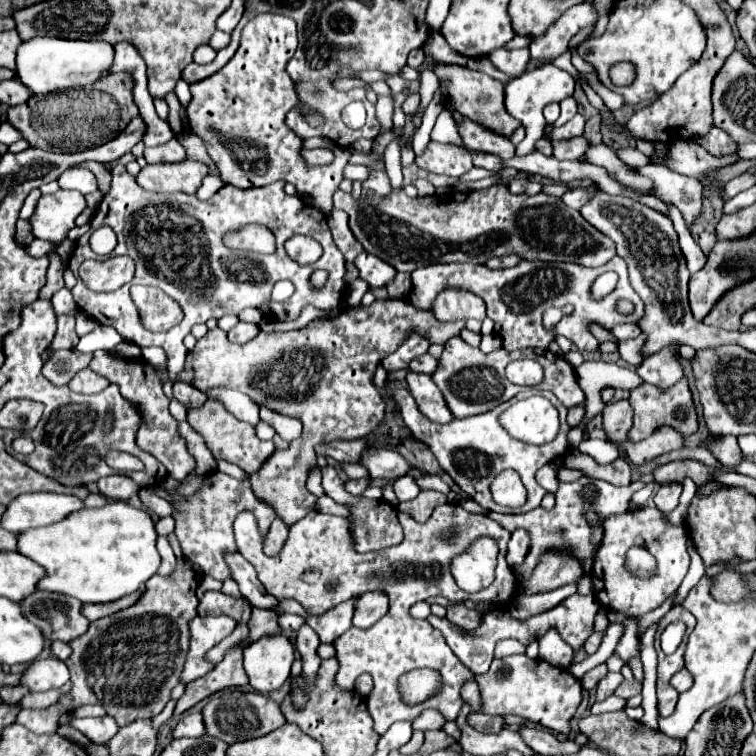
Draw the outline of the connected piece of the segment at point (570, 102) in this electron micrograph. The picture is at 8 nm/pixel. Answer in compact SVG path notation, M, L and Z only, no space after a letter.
M573 97L563 99L559 105L561 105L561 115L559 115L559 119L553 123L555 127L559 127L559 125L567 123L567 121L577 113L577 103L575 103L575 99L573 99Z

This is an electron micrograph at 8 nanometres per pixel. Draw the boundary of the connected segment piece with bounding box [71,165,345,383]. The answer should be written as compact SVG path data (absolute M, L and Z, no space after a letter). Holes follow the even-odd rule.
M115 165L111 169L113 173L113 181L111 181L111 191L103 197L99 209L97 209L97 217L93 219L93 229L101 227L101 225L109 225L115 233L117 233L117 239L119 239L119 245L115 247L113 255L129 255L133 257L133 261L137 263L137 269L135 269L135 277L129 285L153 285L153 287L159 287L161 291L165 291L167 295L171 295L173 299L177 299L177 303L183 307L183 321L181 321L181 327L173 327L169 331L163 331L163 333L153 333L149 329L145 329L141 325L141 319L139 319L139 313L137 311L129 311L131 303L129 303L129 285L123 285L117 295L97 295L93 291L89 291L81 279L77 277L77 285L71 289L73 293L73 299L75 299L75 305L79 311L91 315L93 319L97 319L97 323L101 325L109 325L113 329L117 329L125 341L131 341L139 347L149 347L149 345L159 345L167 351L167 373L163 375L161 371L159 377L161 381L165 377L169 377L173 383L179 379L177 375L181 373L181 369L185 367L185 357L187 357L187 349L183 345L183 337L191 331L193 325L197 323L205 323L207 319L215 317L223 317L223 315L239 315L243 309L247 307L259 307L269 295L271 295L271 289L277 281L281 279L289 279L293 285L295 285L295 293L289 297L289 301L281 303L279 309L271 309L271 313L279 319L279 321L293 321L299 317L301 313L301 307L305 305L313 305L321 311L327 313L327 317L337 317L341 311L341 303L343 303L343 293L345 293L345 281L343 281L343 275L345 275L345 259L341 255L341 251L337 249L337 245L333 243L333 237L331 237L331 231L329 231L329 225L327 225L327 217L321 213L321 211L315 211L315 207L311 207L309 203L301 201L299 197L291 197L283 191L285 187L285 181L275 181L271 185L265 185L265 187L253 187L253 189L237 189L237 187L229 187L229 185L223 185L211 199L207 201L199 201L195 195L187 195L187 193L149 193L149 191L143 191L135 177L131 177L125 169L125 165ZM247 223L263 223L267 225L275 237L277 237L277 251L273 255L257 255L257 253L251 253L251 251L233 251L233 249L227 249L223 243L221 243L221 237L223 233L227 231L233 231L233 229L239 229ZM293 235L309 235L313 237L315 241L321 243L323 247L323 255L311 263L311 265L299 265L297 261L293 261L287 253L285 253L285 247L283 243L293 237ZM315 269L325 269L329 273L327 277L327 283L323 287L323 291L319 289L313 289L311 285L311 273Z

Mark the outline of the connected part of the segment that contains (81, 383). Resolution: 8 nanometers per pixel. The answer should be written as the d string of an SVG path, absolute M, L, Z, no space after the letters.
M85 369L85 371L79 371L71 381L69 381L69 389L75 391L75 393L99 393L103 391L105 387L109 385L109 381L101 375L97 375L95 371L91 369Z

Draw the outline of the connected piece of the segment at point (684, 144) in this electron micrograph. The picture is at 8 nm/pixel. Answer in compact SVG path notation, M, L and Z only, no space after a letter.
M679 139L679 141L671 143L671 153L669 153L665 165L682 175L703 177L705 173L709 173L709 170L722 169L739 160L740 157L737 153L717 158L705 153L697 143L691 145L691 141L687 141L687 139Z

